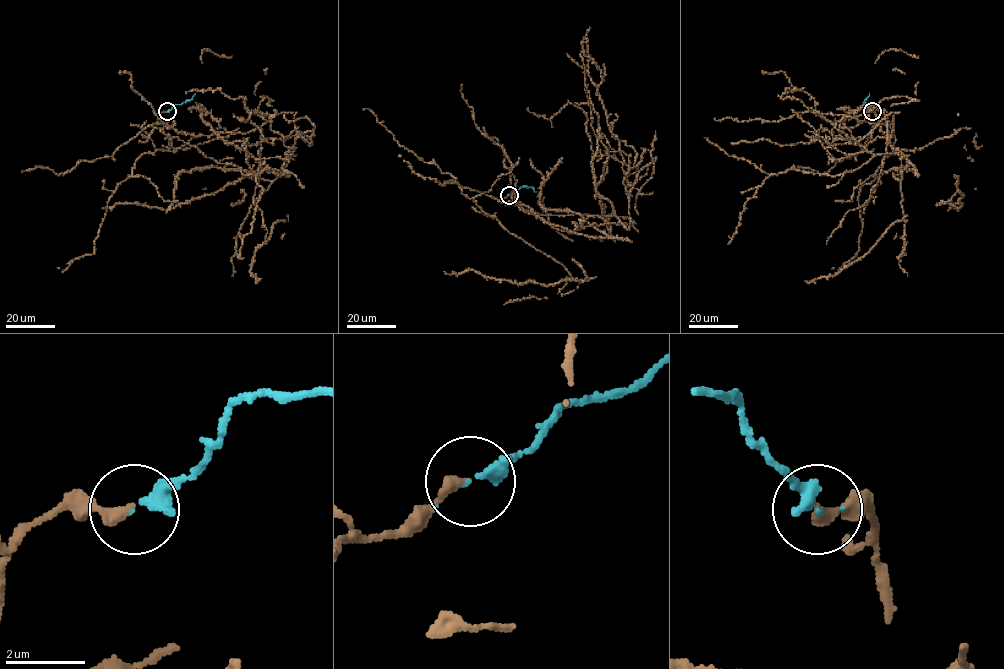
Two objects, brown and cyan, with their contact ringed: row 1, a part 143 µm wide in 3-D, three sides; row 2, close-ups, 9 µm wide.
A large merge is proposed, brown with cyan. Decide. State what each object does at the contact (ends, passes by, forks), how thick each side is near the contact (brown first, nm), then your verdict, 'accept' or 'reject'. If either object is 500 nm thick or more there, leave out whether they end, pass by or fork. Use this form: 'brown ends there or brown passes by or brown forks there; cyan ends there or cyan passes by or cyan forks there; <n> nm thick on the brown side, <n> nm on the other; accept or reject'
brown ends there; cyan ends there; 300 nm thick on the brown side, 320 nm on the other; accept

